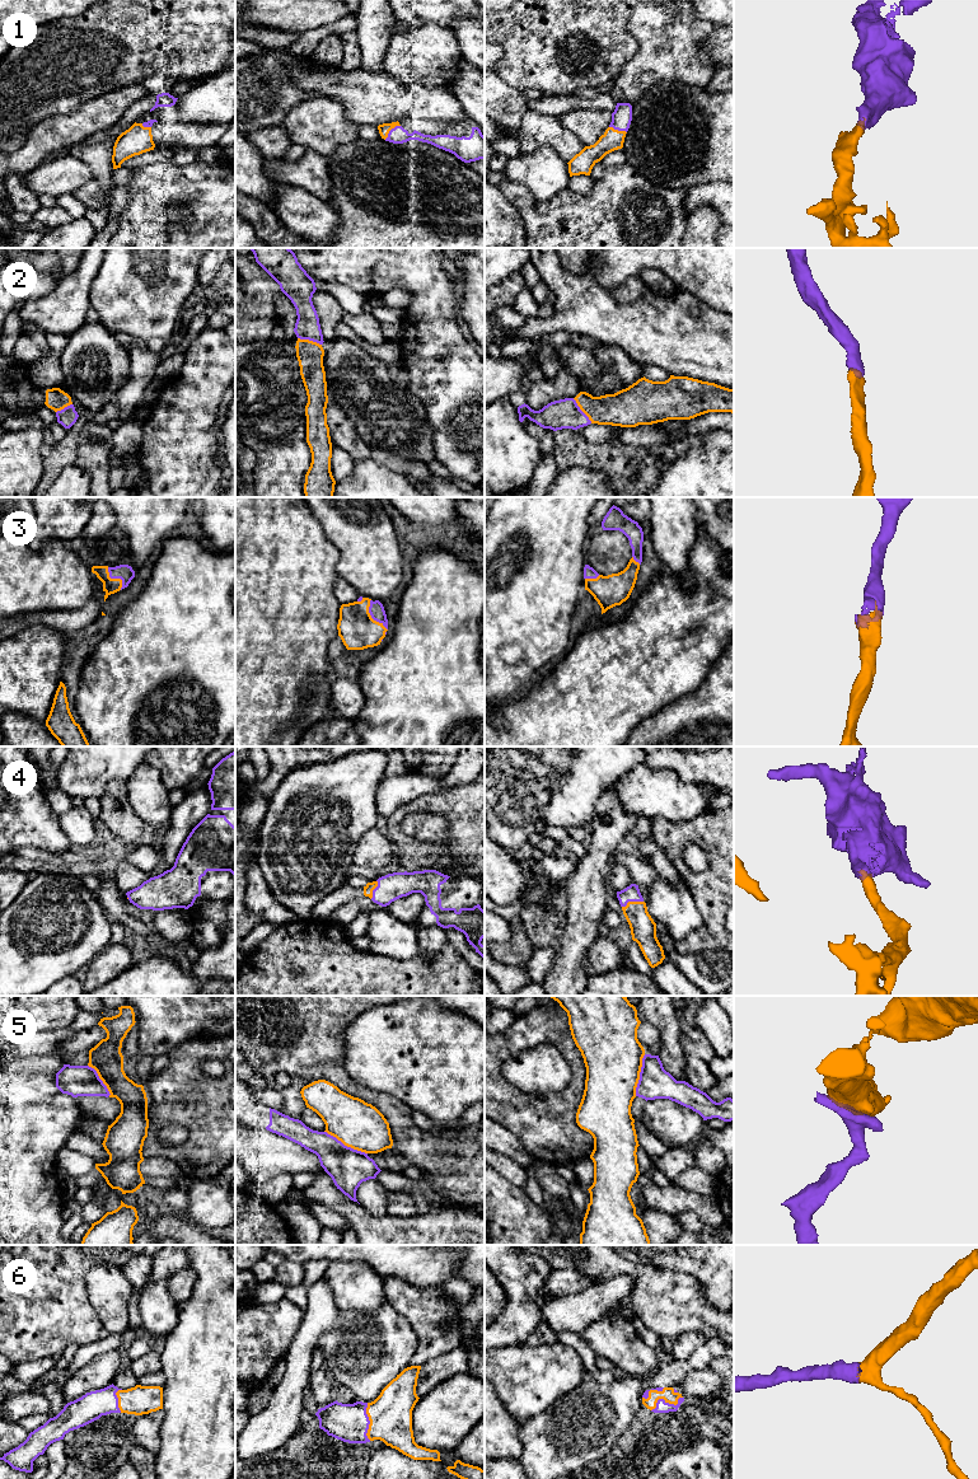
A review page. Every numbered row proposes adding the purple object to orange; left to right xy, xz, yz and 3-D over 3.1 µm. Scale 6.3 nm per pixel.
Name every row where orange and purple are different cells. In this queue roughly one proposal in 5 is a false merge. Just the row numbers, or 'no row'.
5

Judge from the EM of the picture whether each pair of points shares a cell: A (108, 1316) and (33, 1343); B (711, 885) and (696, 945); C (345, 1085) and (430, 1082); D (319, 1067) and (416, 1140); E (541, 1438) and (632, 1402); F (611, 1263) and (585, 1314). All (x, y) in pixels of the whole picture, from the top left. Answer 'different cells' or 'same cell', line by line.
A: different cells
B: same cell
C: different cells
D: same cell
E: same cell
F: different cells

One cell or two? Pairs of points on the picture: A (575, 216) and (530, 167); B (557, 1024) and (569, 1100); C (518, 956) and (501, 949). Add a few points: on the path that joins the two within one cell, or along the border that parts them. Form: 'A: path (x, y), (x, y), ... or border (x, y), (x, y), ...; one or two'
A: border (567, 187), (548, 200), (538, 200), (527, 188); two
B: path (565, 1043), (578, 1063), (578, 1081); one
C: path (514, 953), (505, 951); one

